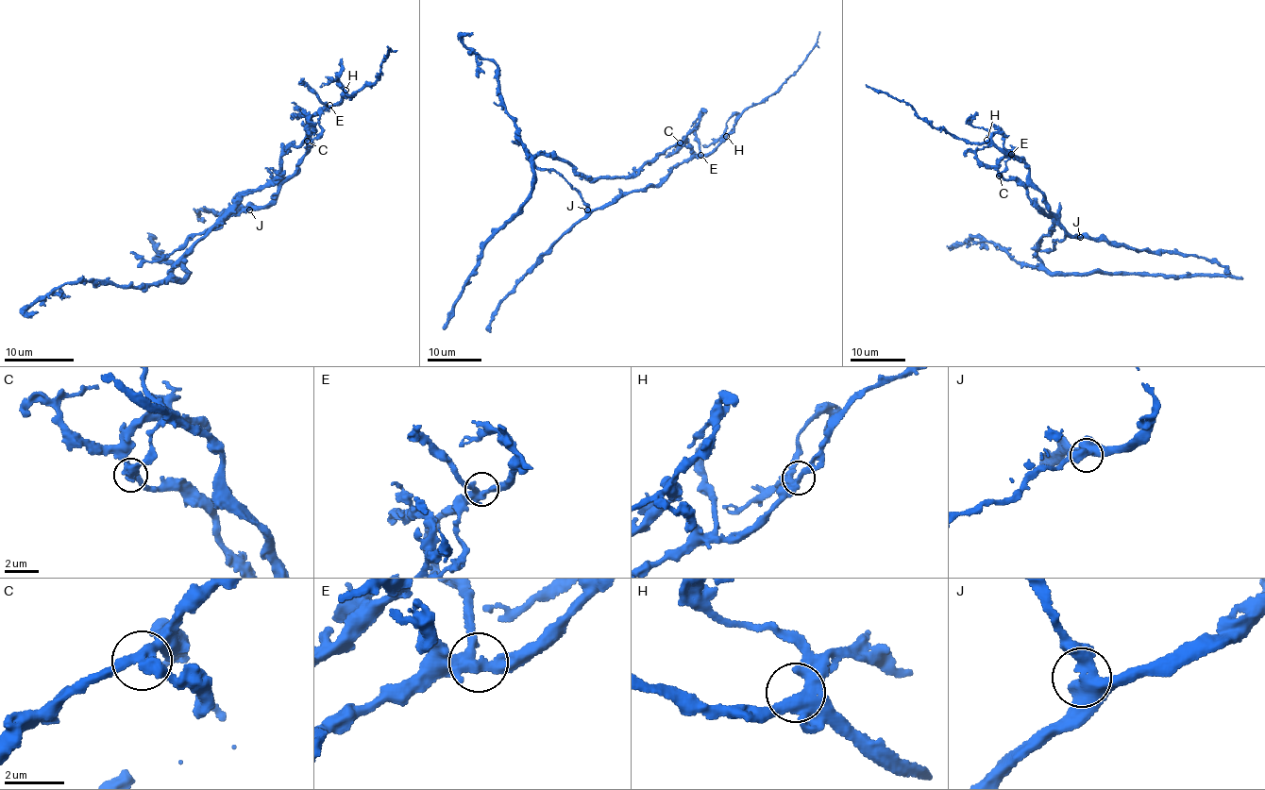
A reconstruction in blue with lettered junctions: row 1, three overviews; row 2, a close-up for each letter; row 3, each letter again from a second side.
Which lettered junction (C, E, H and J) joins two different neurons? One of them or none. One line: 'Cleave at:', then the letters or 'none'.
Cleave at: C

